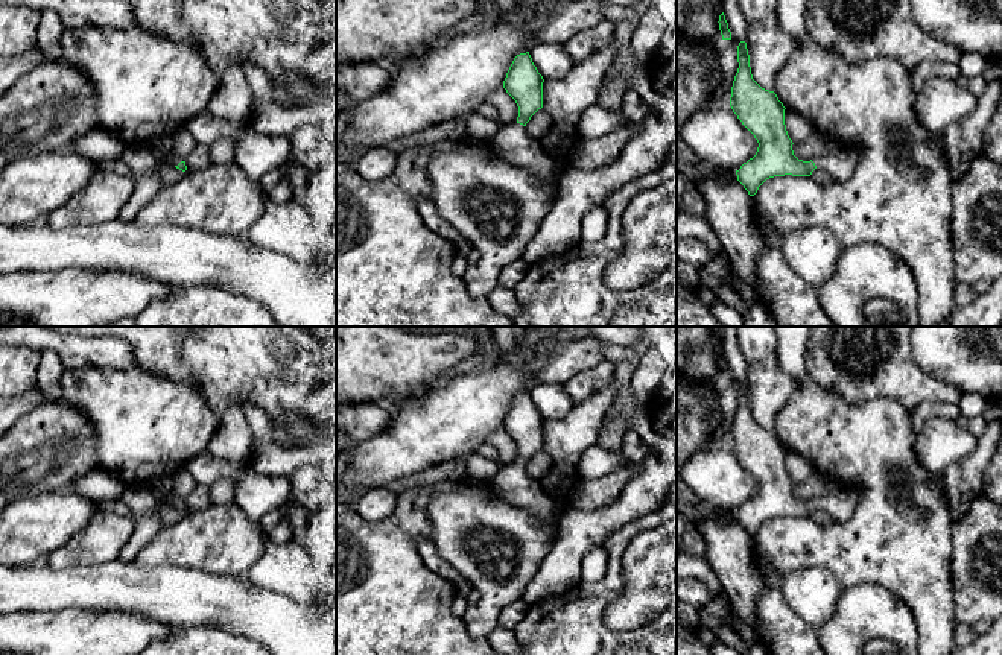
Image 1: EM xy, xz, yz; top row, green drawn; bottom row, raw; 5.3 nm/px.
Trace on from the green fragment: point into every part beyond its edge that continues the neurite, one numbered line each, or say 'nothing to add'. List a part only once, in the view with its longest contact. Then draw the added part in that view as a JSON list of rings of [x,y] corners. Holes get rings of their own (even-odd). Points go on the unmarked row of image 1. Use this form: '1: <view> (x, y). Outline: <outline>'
1: xy (169, 497). Outline: [[[172,491],[167,492],[167,494],[164,494],[164,495],[161,497],[161,500],[163,500],[163,502],[167,502],[167,503],[172,505],[172,506],[178,506],[181,502],[184,502],[184,500],[181,500],[179,497],[176,497]]]

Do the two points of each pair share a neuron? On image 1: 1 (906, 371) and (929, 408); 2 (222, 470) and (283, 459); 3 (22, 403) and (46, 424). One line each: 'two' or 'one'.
1: two
2: two
3: two

